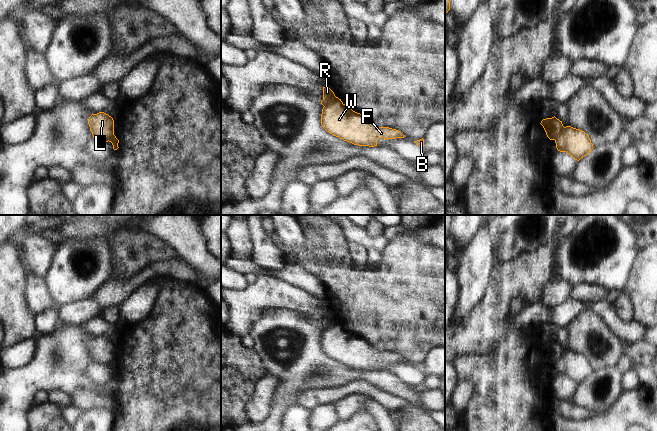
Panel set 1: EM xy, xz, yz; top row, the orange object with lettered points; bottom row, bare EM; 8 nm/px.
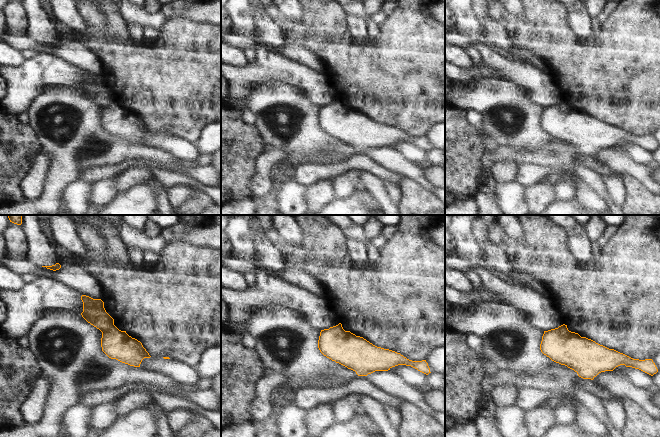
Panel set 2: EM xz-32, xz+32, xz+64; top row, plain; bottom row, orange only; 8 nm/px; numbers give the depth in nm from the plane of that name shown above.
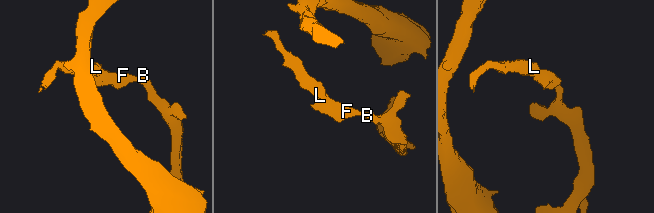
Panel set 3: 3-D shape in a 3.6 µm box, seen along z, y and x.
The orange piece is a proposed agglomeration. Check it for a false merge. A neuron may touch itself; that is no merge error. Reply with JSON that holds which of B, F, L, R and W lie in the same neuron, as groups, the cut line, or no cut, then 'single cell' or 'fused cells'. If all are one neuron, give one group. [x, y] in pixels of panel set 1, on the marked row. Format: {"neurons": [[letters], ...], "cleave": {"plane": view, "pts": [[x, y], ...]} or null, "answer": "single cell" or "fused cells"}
{"neurons": [["B", "F", "W"], ["L", "R"]], "cleave": {"plane": "xz", "pts": [[338, 98], [324, 106]]}, "answer": "fused cells"}

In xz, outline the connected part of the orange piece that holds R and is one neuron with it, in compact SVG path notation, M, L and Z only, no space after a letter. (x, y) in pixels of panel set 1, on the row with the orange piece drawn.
M328 86L323 87L323 100L321 101L323 106L332 104L338 99L339 98L335 96L334 92Z

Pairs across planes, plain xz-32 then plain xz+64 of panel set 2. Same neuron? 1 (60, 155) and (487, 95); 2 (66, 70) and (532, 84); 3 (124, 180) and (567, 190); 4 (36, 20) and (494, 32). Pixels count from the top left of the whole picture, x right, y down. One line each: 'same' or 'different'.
1: same
2: same
3: same
4: same

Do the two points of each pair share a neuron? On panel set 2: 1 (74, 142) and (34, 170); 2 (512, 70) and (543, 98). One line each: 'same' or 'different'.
1: different
2: same

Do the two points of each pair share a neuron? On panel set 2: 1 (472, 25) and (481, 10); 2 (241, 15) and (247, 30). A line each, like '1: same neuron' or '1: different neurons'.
1: different neurons
2: same neuron

